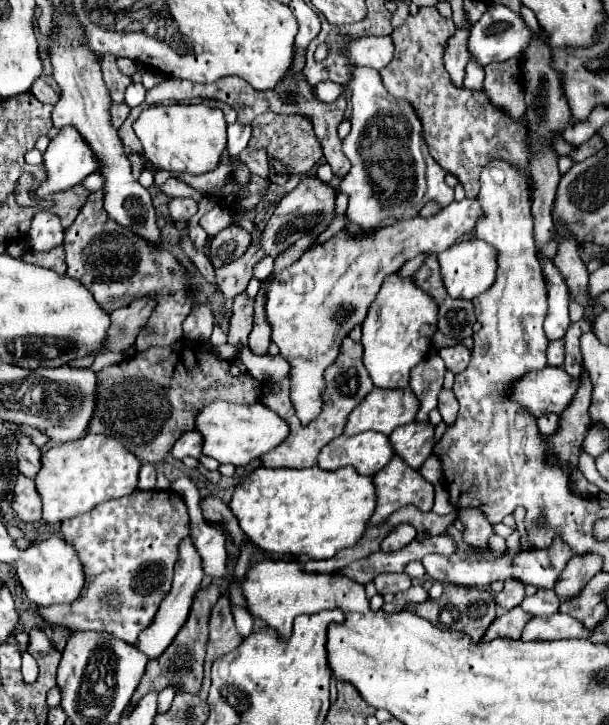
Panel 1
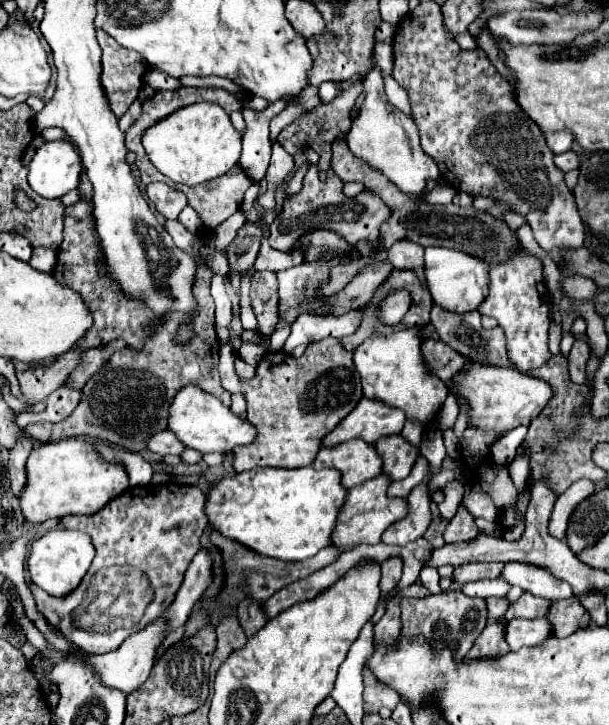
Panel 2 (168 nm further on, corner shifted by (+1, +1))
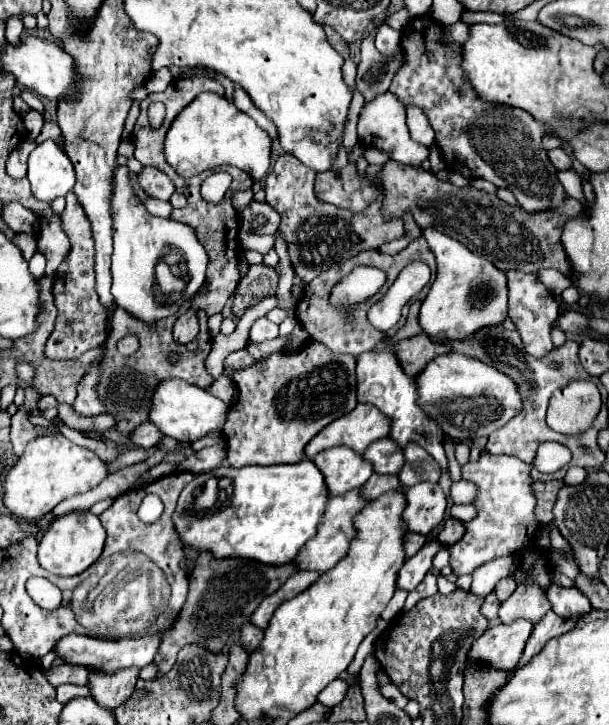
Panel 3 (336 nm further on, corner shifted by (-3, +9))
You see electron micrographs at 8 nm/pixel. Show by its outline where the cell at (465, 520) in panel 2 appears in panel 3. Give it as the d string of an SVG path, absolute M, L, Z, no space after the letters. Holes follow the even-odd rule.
M450 517L448 521L444 521L440 533L438 533L438 541L442 541L444 545L454 545L456 541L460 541L460 537L464 537L464 523L460 519Z

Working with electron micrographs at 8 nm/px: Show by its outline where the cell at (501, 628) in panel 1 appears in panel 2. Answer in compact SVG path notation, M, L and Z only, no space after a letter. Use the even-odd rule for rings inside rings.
M488 623L480 637L476 639L474 647L468 651L466 659L480 659L480 657L500 657L500 653L508 653L508 643L504 641L504 623Z

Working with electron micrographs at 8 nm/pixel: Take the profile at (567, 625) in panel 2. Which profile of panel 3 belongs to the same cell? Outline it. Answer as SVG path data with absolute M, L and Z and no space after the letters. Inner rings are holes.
M548 611L548 613L534 625L534 633L530 635L530 639L528 639L528 643L526 643L526 649L524 649L524 655L522 655L520 665L524 665L532 655L536 655L536 653L546 645L548 639L568 633L574 625L576 625L574 619L564 619L564 617L558 617L554 611Z

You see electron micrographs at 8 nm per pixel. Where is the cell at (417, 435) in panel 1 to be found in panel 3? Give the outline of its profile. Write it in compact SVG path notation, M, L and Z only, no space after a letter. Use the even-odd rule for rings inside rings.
M382 437L364 451L364 459L374 465L376 473L398 475L404 465L404 449L396 445L396 441L392 441L390 437Z

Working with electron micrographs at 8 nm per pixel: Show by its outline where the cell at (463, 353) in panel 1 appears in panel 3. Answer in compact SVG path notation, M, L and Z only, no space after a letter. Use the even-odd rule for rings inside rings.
M420 333L416 337L404 339L396 345L396 355L404 367L406 373L410 373L410 377L416 377L418 373L424 371L424 367L436 359L438 355L446 355L450 353L450 345L446 343L436 343L432 337L428 337L426 333Z

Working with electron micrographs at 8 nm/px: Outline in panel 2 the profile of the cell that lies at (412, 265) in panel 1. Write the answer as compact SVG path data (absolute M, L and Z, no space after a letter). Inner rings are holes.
M358 309L340 317L318 317L312 313L302 313L292 325L292 333L286 339L284 351L290 353L296 345L302 345L302 343L310 345L312 341L318 341L324 337L340 339L344 335L352 335L358 327L358 321L360 321Z

